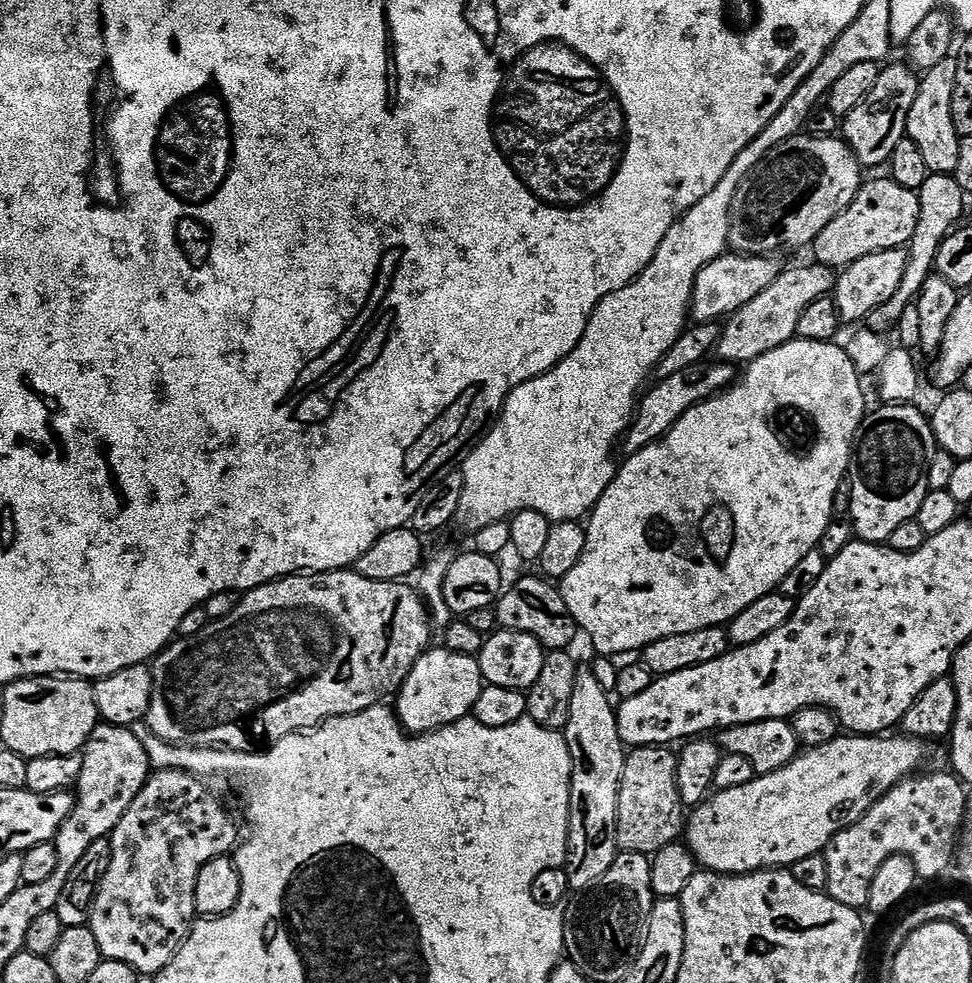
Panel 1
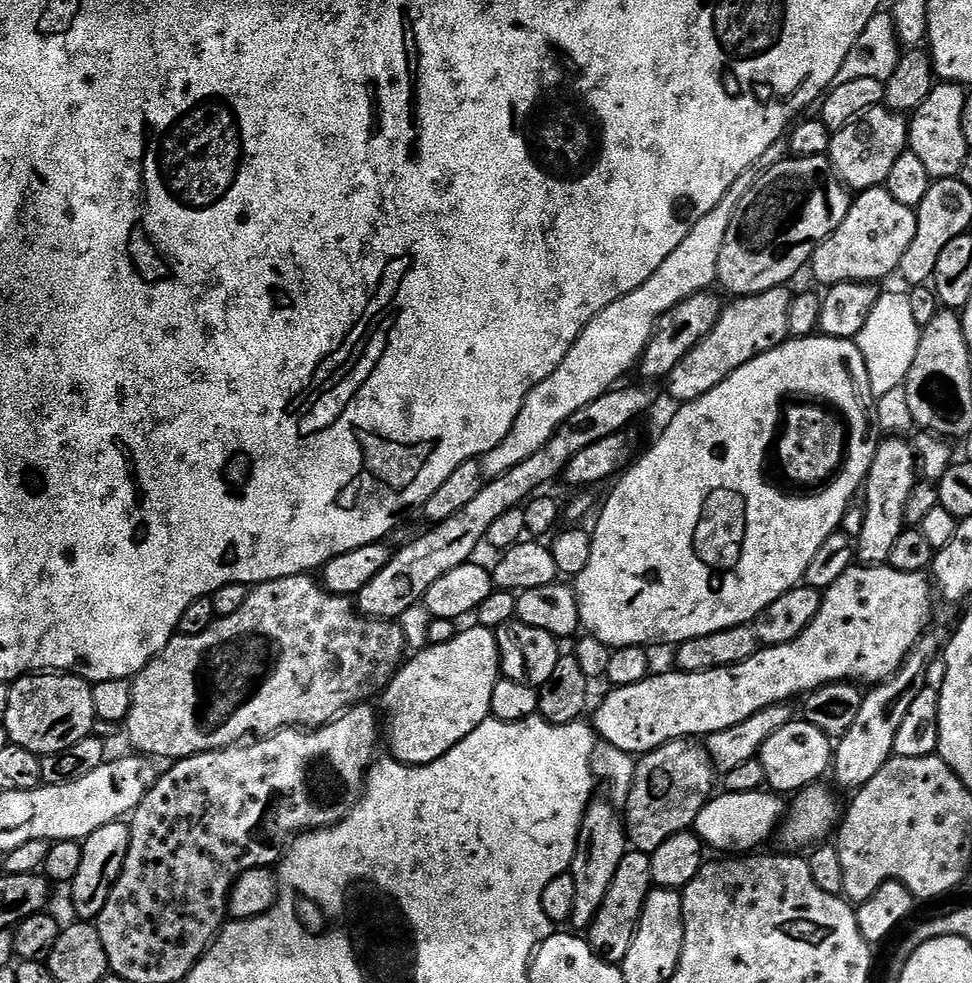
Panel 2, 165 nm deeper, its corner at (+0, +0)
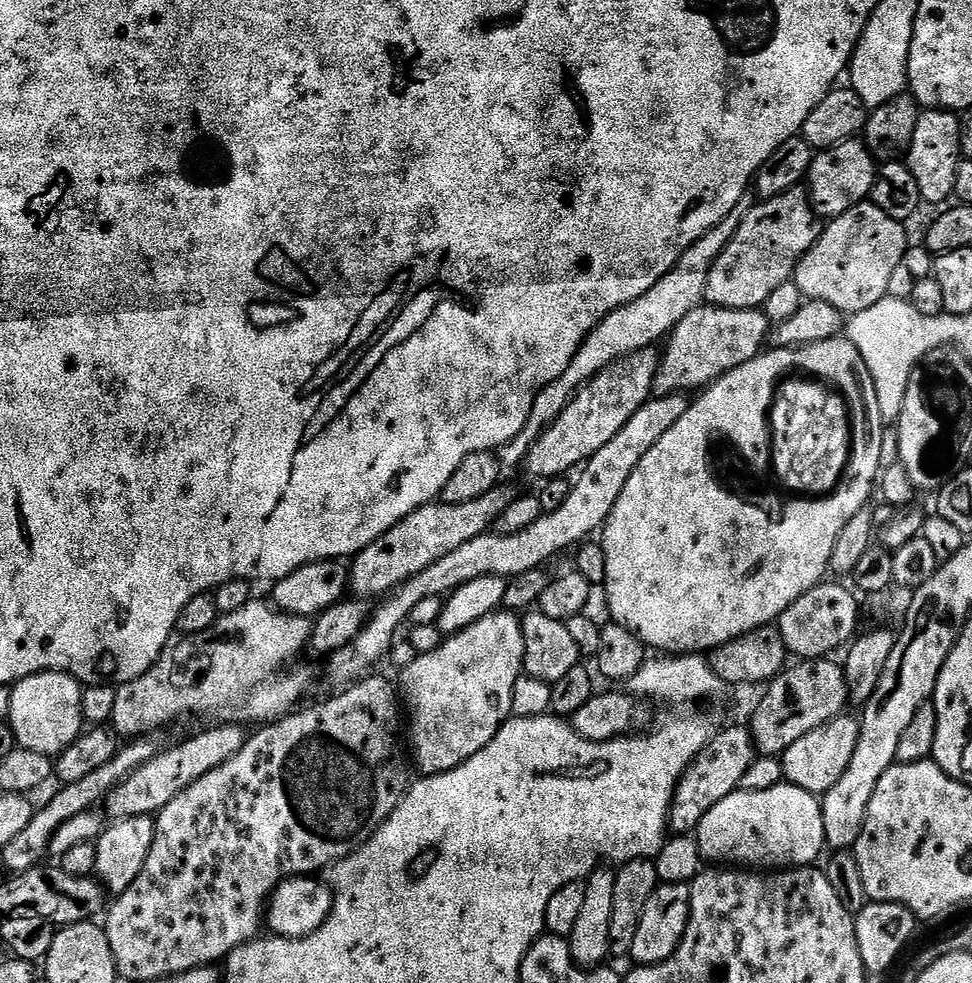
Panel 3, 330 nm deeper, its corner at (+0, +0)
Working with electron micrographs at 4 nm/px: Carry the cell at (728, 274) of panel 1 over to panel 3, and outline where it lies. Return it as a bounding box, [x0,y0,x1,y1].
[527,348,658,478]

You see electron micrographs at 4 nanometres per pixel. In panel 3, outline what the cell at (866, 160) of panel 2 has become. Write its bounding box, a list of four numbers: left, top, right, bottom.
[806,138,878,218]

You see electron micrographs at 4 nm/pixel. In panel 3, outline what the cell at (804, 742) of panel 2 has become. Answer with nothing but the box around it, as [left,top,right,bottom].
[782,714,860,794]

